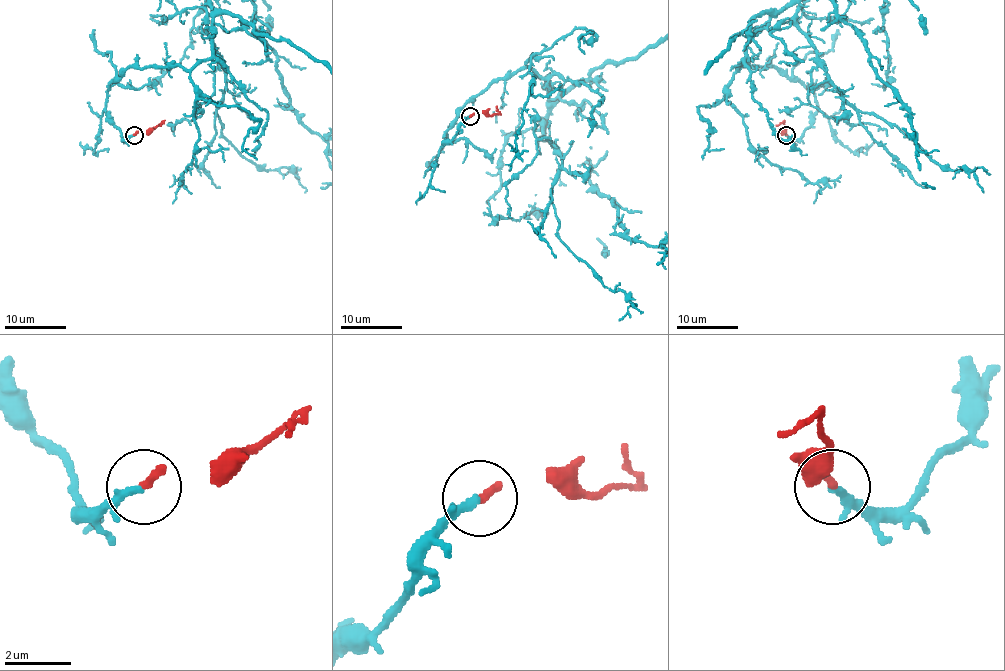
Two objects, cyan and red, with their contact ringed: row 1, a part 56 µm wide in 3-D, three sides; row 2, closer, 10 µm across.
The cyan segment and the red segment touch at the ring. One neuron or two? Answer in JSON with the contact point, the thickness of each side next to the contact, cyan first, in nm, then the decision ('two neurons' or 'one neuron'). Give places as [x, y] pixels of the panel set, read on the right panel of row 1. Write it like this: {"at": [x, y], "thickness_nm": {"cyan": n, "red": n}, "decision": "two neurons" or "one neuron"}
{"at": [786, 135], "thickness_nm": {"cyan": 180, "red": 240}, "decision": "one neuron"}

